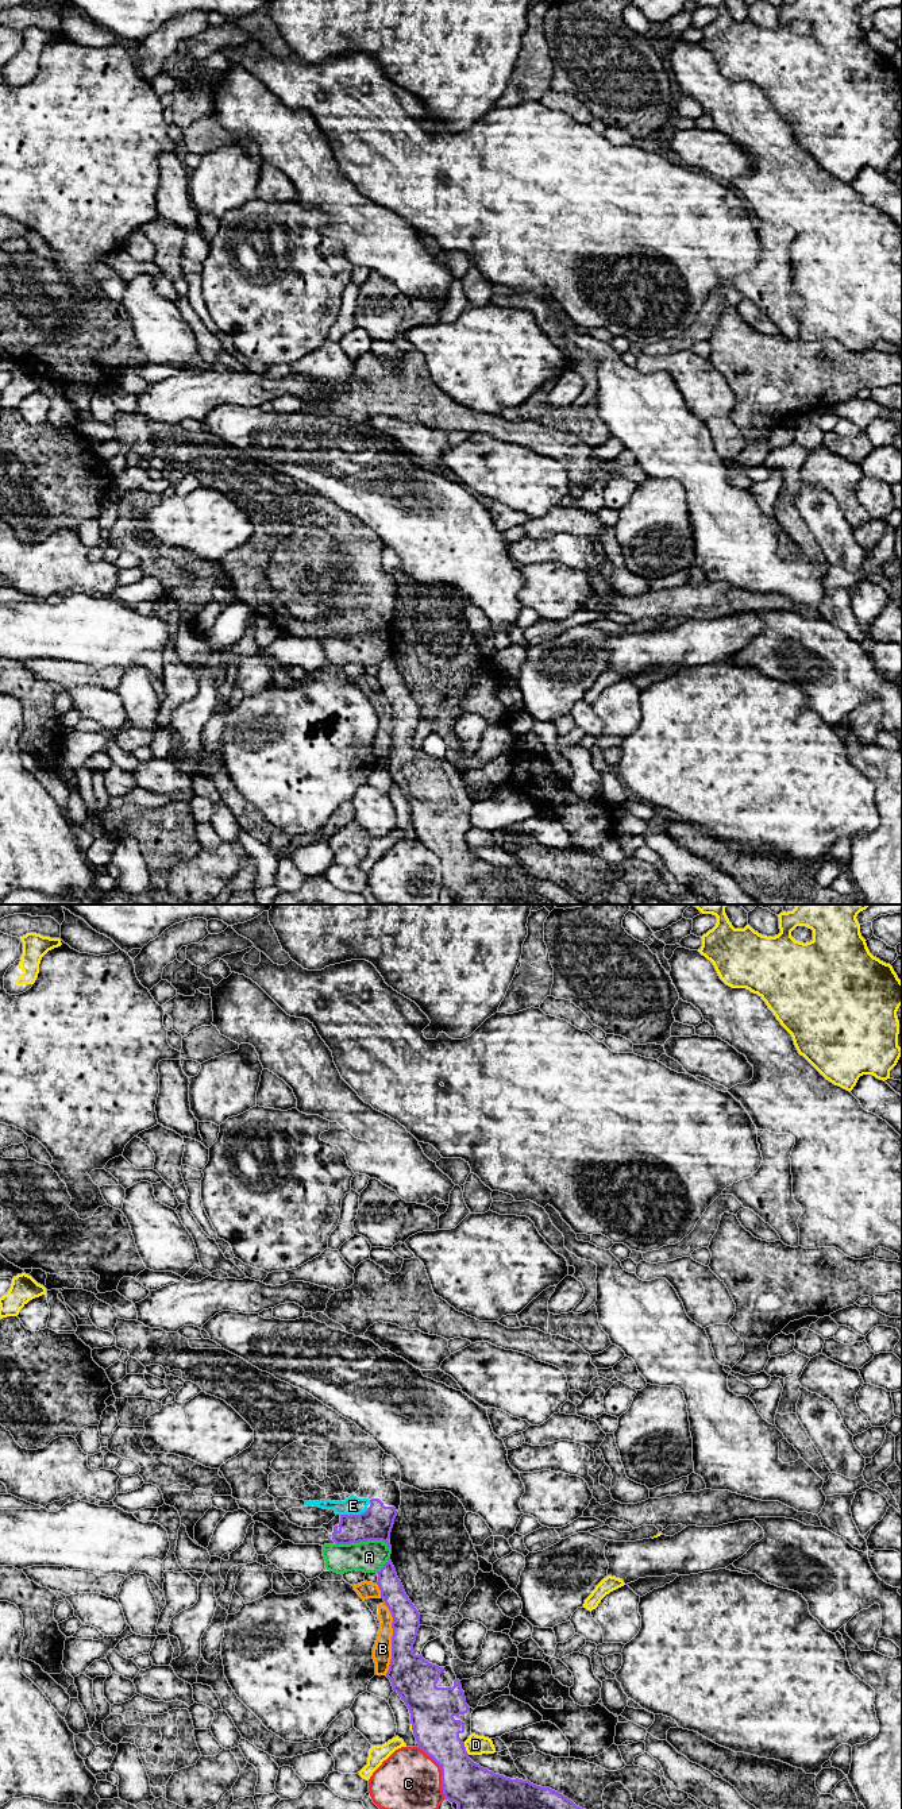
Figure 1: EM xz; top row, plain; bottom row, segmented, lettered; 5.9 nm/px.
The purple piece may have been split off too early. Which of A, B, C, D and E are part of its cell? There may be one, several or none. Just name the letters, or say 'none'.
E

